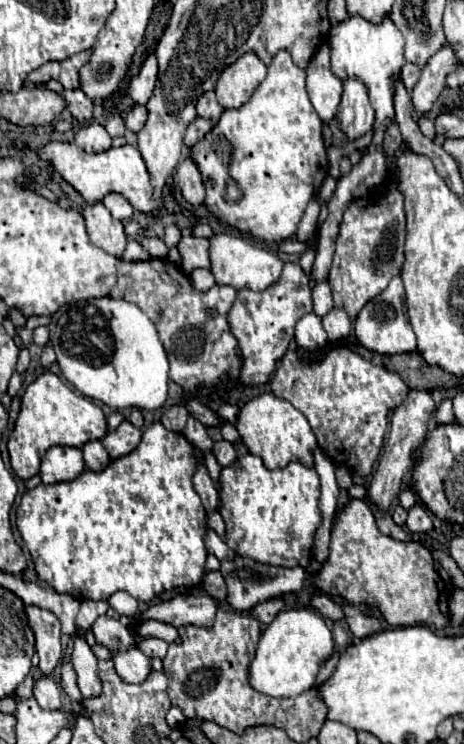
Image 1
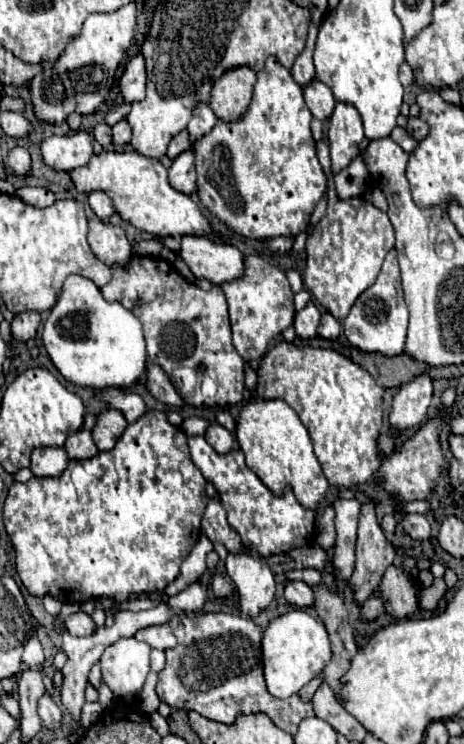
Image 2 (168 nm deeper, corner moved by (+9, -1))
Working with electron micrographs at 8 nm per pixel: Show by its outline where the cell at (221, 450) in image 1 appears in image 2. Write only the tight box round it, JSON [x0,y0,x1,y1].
[206,421,234,453]

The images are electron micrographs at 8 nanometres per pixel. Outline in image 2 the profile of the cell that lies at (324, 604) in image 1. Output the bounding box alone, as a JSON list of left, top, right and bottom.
[284,581,314,607]

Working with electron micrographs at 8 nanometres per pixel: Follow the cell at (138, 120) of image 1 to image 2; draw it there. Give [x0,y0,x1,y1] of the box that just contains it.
[112,119,132,145]

